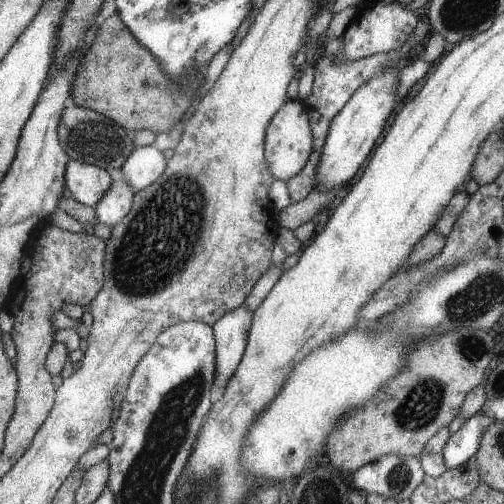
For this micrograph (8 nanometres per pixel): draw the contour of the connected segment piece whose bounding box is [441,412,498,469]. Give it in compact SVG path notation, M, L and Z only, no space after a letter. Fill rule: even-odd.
M478 412L471 416L458 431L451 434L441 452L446 468L458 468L474 457L484 430L496 421L498 420Z

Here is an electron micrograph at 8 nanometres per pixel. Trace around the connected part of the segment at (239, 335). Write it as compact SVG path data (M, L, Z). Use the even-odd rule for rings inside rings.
M243 304L213 324L216 349L214 386L224 388L244 354L253 312Z

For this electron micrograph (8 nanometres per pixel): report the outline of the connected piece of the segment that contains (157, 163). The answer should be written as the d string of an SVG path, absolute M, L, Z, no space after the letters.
M154 144L136 147L121 166L122 177L133 188L133 194L150 186L166 168L166 158Z

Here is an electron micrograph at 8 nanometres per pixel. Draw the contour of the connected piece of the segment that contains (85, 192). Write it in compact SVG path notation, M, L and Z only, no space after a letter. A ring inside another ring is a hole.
M70 159L65 170L66 191L78 202L95 207L111 187L112 174L99 166Z

